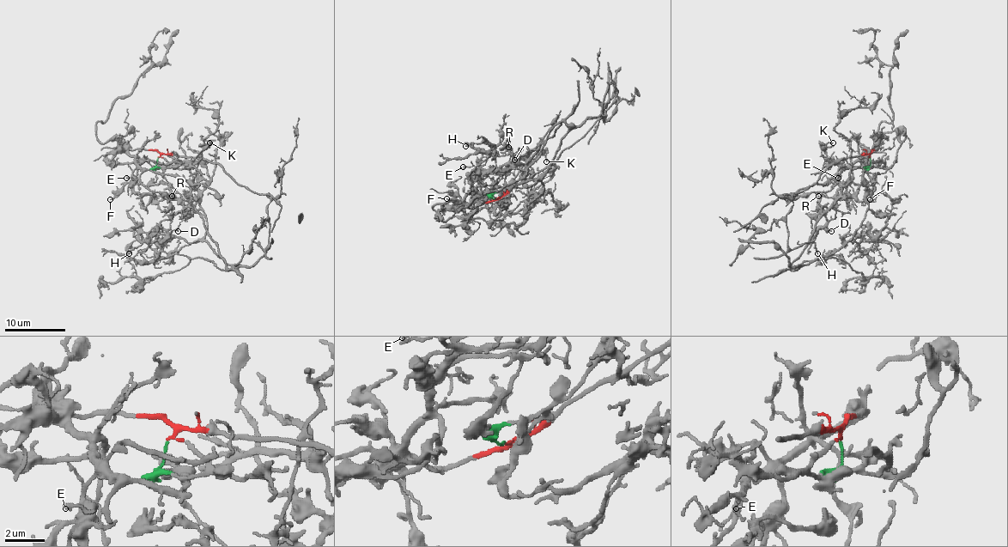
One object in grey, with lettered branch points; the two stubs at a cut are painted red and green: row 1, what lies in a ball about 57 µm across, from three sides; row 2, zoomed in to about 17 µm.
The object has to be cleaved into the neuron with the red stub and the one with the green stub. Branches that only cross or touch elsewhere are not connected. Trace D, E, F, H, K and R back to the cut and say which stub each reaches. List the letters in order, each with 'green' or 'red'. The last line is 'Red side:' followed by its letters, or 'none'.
D: green
E: red
F: red
H: green
K: green
R: green
Red side: E, F

